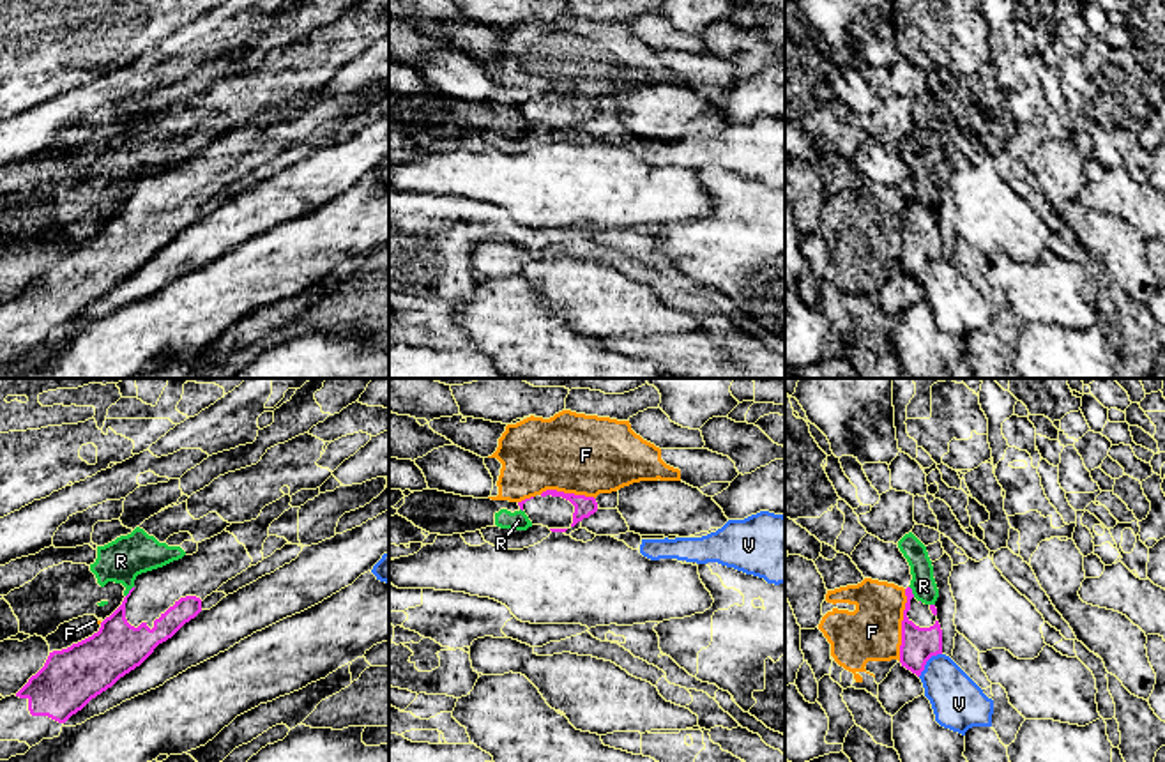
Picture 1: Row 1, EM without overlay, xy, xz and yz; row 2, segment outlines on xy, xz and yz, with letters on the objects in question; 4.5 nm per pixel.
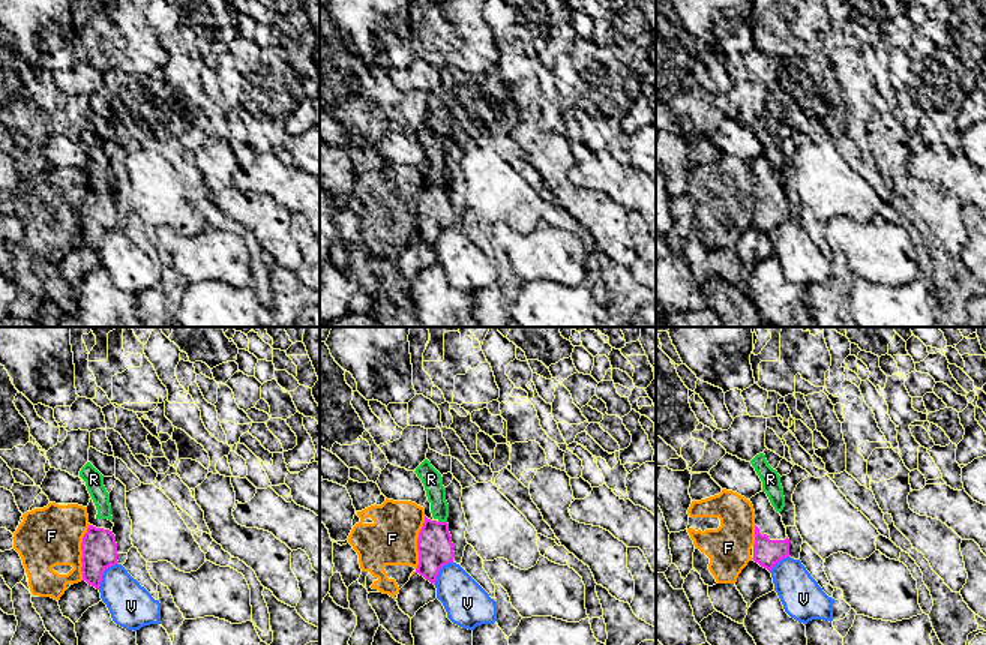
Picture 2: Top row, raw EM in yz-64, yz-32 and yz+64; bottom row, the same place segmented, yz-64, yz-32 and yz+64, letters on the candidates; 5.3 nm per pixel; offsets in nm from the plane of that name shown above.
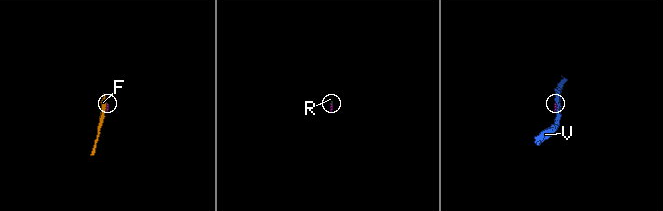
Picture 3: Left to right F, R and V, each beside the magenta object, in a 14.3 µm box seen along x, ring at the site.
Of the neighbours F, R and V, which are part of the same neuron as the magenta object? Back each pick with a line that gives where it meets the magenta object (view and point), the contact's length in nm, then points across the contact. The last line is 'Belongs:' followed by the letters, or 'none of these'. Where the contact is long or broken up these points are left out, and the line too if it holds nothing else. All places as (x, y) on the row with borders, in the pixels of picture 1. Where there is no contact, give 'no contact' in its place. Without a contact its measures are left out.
Belongs: none of these

